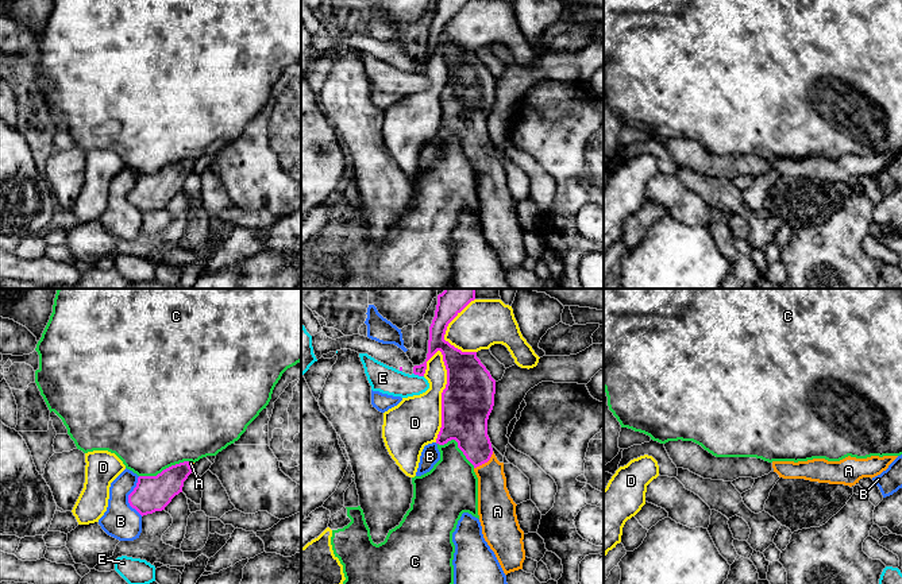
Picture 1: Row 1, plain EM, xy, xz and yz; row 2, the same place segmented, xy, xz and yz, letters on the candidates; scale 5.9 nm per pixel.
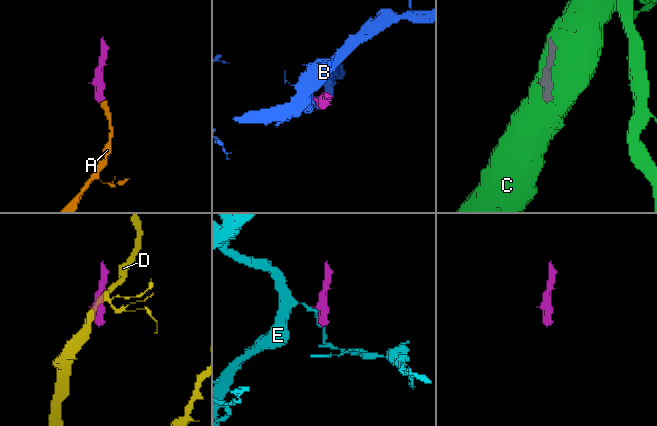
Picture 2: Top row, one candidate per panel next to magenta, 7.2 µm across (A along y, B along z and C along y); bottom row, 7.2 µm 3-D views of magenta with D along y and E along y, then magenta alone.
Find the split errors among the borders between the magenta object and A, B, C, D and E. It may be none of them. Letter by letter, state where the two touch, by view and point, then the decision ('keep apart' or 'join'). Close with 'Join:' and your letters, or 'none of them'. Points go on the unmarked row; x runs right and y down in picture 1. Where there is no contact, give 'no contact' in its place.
A: meets magenta in xz at (485, 159); join
B: meets magenta in xy at (128, 194); keep apart
C: meets magenta in xy at (164, 167); keep apart
D: meets magenta in xz at (442, 93); keep apart
E: meets magenta in xz at (419, 73); keep apart
Join: A

